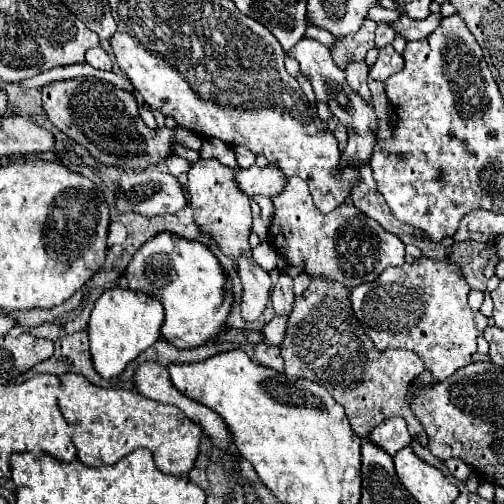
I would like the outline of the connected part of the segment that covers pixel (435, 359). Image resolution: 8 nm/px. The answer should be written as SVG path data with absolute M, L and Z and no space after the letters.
M422 256L422 258L414 260L412 264L402 264L402 266L398 266L398 268L388 268L388 270L382 272L382 274L378 276L378 280L374 280L374 282L356 286L356 288L350 292L350 302L352 302L352 310L354 310L354 314L356 314L356 318L358 318L360 326L362 326L362 330L370 336L370 340L374 342L374 346L376 346L378 350L386 350L386 348L406 348L406 350L412 350L414 354L420 356L420 360L424 362L424 368L432 372L432 378L434 378L434 380L446 380L446 378L448 378L450 374L454 374L458 368L472 364L472 356L474 356L474 352L476 352L476 338L478 338L478 336L482 334L482 330L488 326L488 318L486 318L482 312L474 312L474 310L468 306L468 300L466 300L468 292L470 292L470 288L468 288L468 284L466 284L466 280L460 276L460 268L452 268L450 264L436 262L436 260L430 260L430 258Z

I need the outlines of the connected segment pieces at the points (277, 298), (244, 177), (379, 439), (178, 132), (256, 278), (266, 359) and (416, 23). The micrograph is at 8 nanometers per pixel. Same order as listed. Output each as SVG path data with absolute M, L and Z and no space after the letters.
M280 274L274 292L272 292L272 306L278 316L290 316L294 308L294 292L292 292L292 278Z
M268 164L266 168L258 168L252 166L248 170L238 170L234 174L236 186L240 192L244 192L246 196L276 196L276 192L280 192L282 184L284 184L284 174L276 172L272 168L272 164Z
M402 418L384 420L384 424L378 424L370 432L368 440L372 444L376 444L378 448L382 448L384 452L388 452L390 456L394 456L404 446L410 446L410 442L412 442L412 438L408 434L408 428L406 428L406 422Z
M74 78L52 82L42 88L42 108L56 130L82 144L92 158L120 170L144 170L174 154L174 146L200 150L202 140L184 126L150 130L138 114L138 102L132 92L116 88L98 78Z
M256 262L240 264L238 276L242 282L242 320L254 322L262 316L268 300L270 300L270 276Z
M258 344L256 346L256 362L262 366L268 366L276 372L284 372L284 364L282 364L282 356L280 356L280 348L276 346L266 346L266 344Z
M430 14L424 20L408 20L408 16L400 16L388 24L394 28L396 36L402 36L404 40L422 40L432 32L432 28L436 28L436 24L440 24L440 18L442 16L436 14Z

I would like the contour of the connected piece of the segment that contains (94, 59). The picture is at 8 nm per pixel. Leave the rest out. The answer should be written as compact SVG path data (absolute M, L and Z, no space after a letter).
M94 46L86 52L86 62L98 70L112 70L112 62L102 46Z

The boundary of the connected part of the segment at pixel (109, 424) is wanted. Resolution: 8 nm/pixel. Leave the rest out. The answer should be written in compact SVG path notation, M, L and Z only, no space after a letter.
M68 374L60 378L58 408L64 420L74 426L72 442L76 446L76 458L90 468L116 464L126 454L138 448L148 448L160 472L184 476L198 456L198 444L202 438L200 426L192 424L192 420L188 420L176 406L148 400L136 390L98 388L88 384L84 376Z

